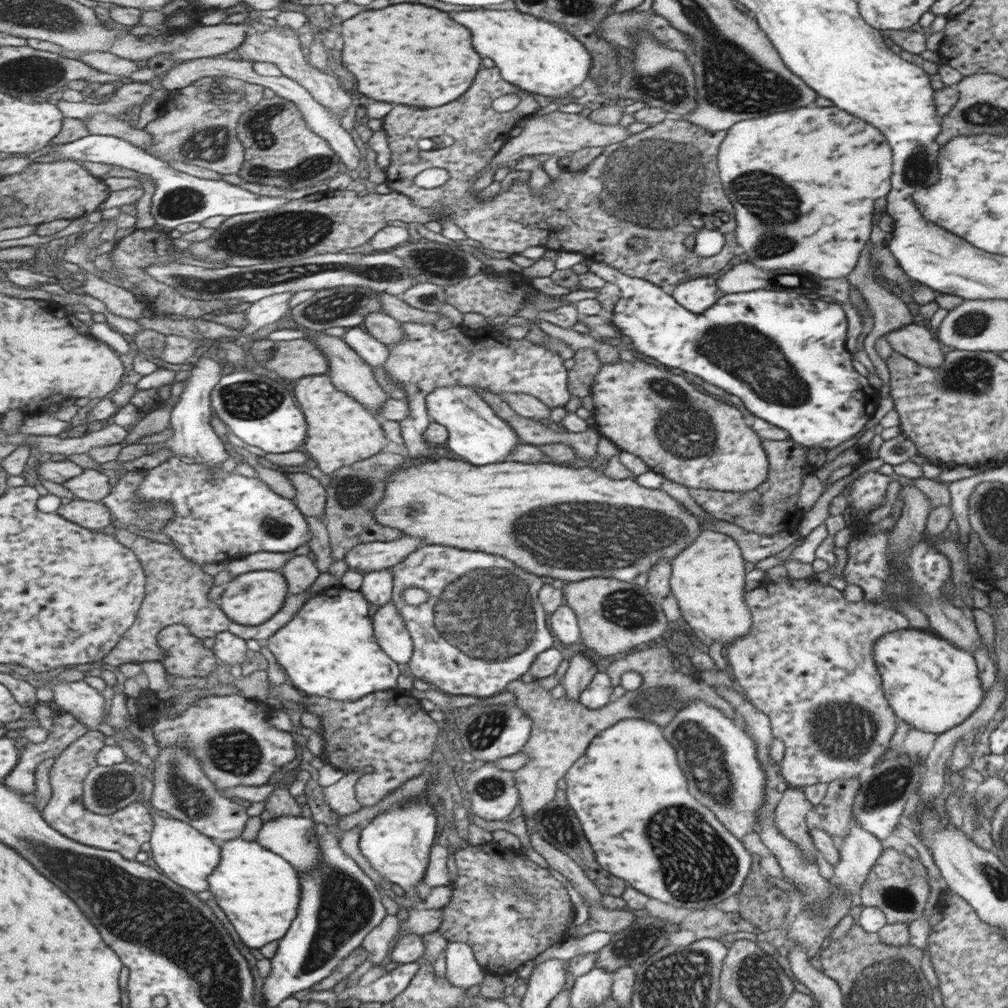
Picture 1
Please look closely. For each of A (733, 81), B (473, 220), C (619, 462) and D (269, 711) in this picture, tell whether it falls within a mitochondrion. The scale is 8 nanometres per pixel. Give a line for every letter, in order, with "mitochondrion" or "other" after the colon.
A: mitochondrion
B: other
C: other
D: other

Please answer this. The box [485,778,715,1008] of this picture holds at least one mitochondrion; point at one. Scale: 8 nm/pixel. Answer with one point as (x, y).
(635, 945)

